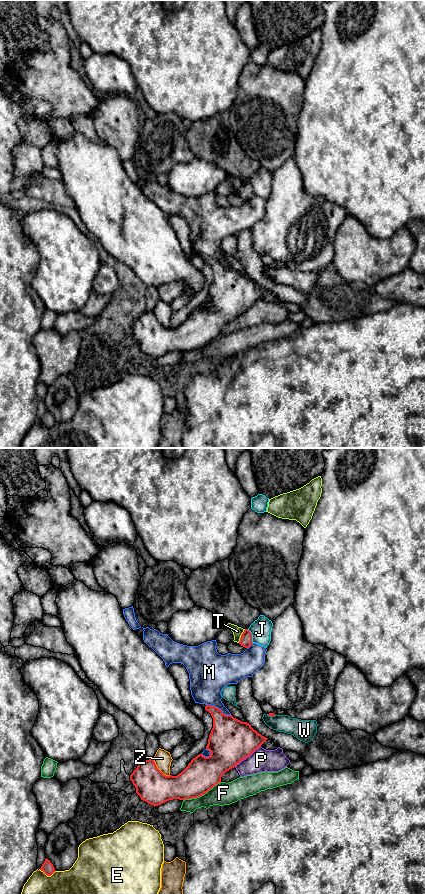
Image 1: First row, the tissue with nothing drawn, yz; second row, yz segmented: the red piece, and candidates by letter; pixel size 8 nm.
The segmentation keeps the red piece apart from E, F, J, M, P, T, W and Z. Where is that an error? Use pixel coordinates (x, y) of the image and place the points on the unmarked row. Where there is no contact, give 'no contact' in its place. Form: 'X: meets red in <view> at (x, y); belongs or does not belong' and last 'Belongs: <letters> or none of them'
E: meets red in yz at (47, 427); does not belong
F: meets red in yz at (201, 347); does not belong
J: meets red in yz at (251, 188); does not belong
M: meets red in yz at (218, 260); does not belong
P: meets red in yz at (247, 308); does not belong
T: meets red in yz at (241, 188); does not belong
W: meets red in yz at (271, 268); does not belong
Z: meets red in yz at (158, 321); does not belong
Belongs: none of them

